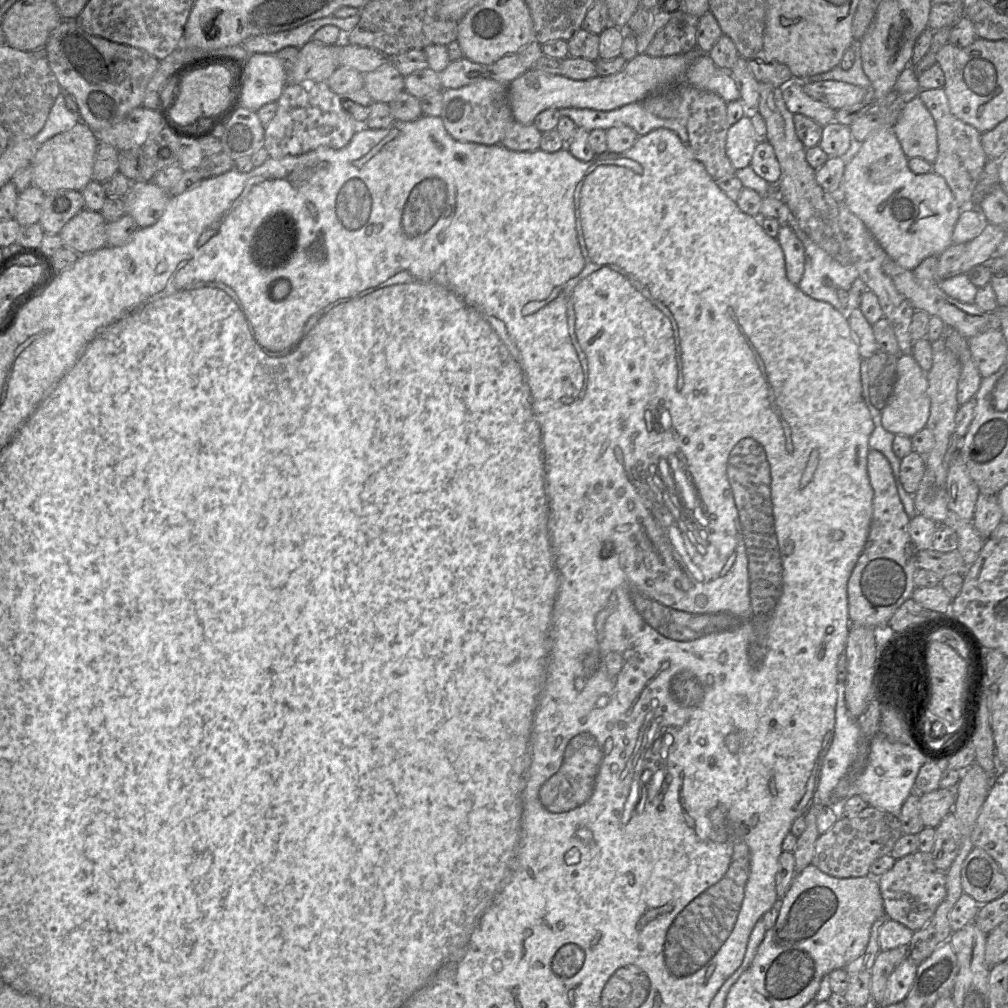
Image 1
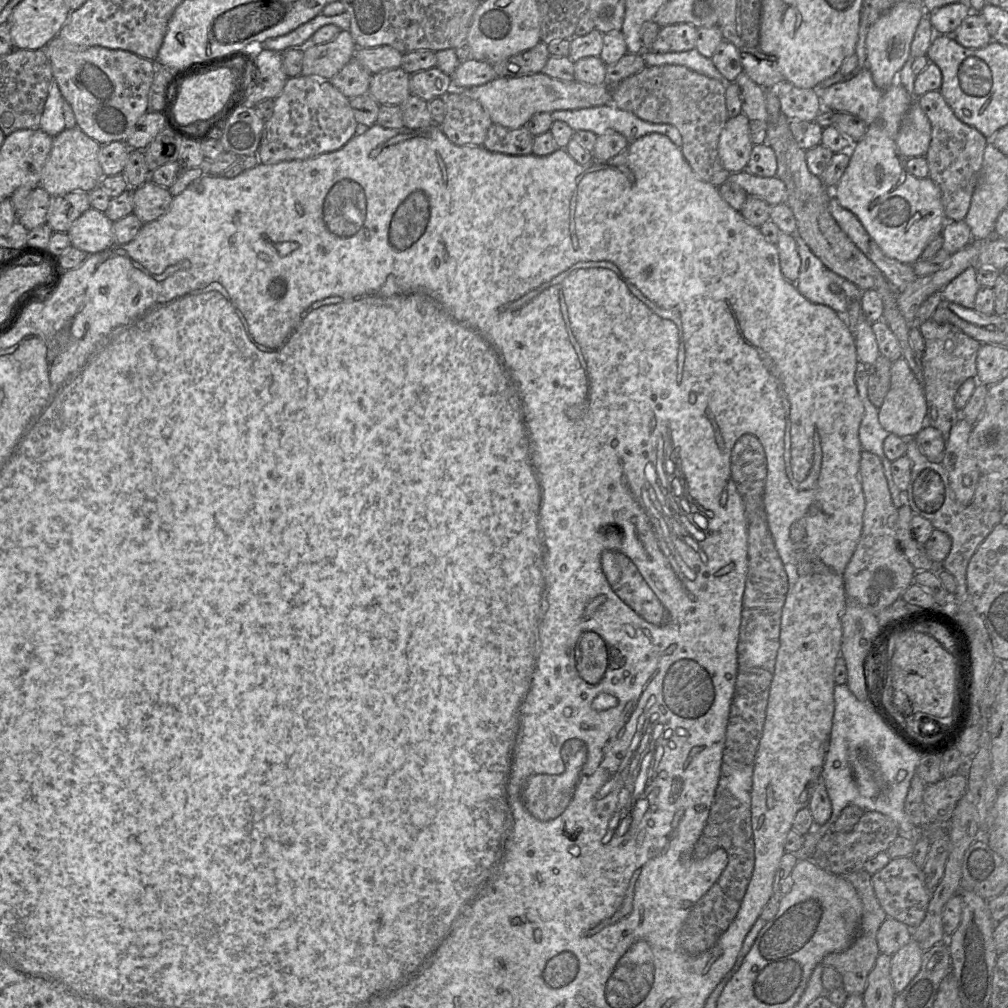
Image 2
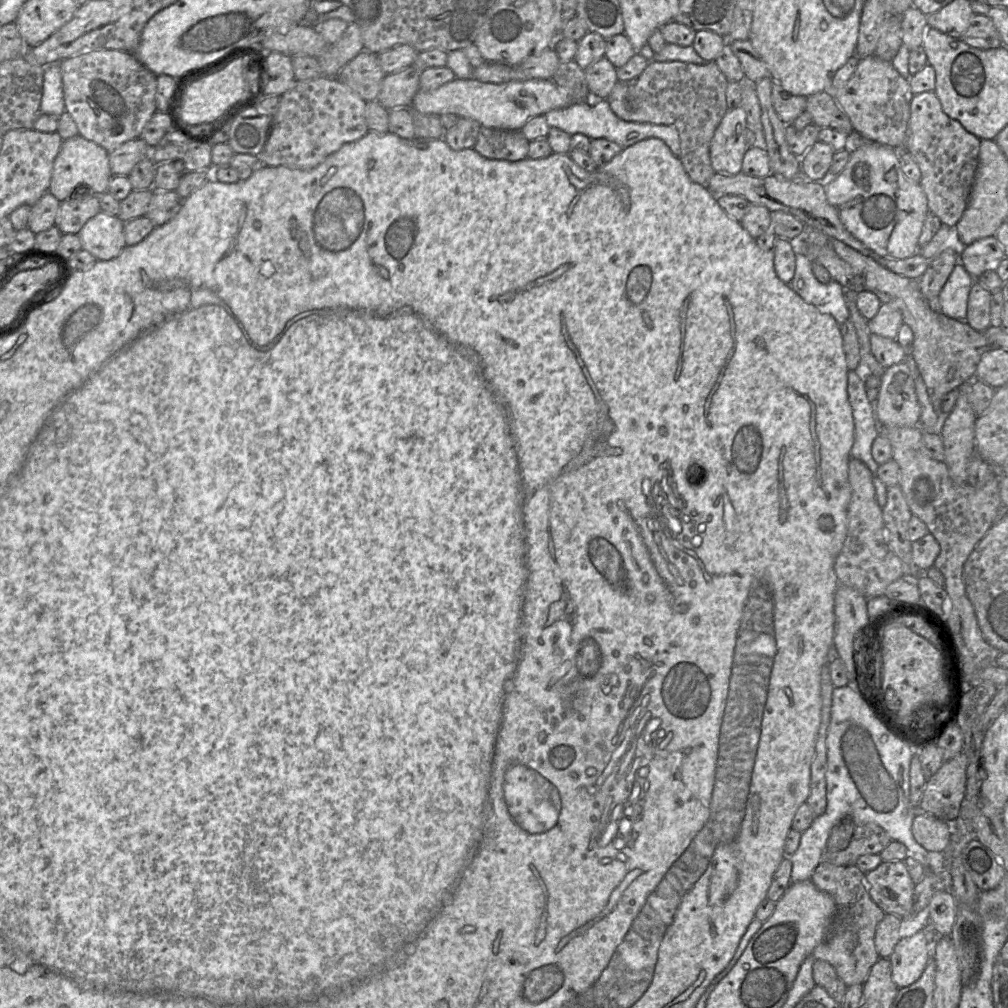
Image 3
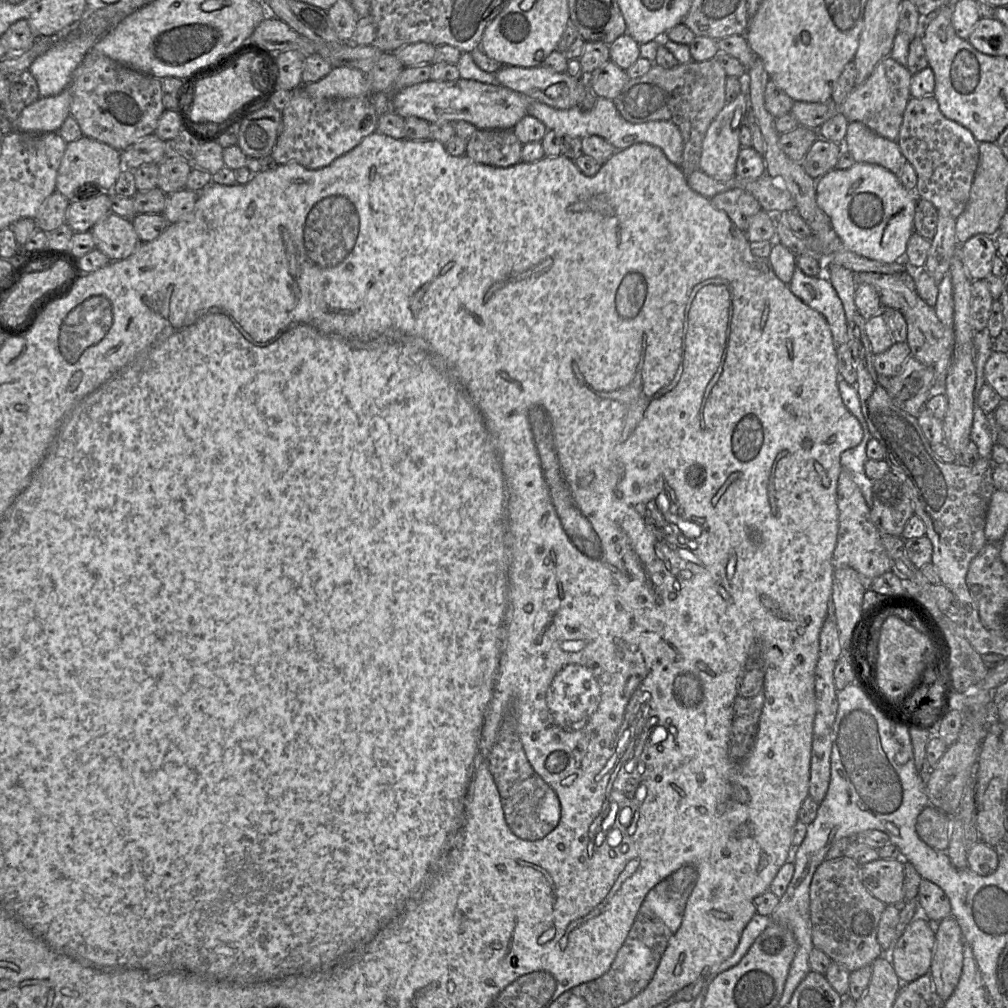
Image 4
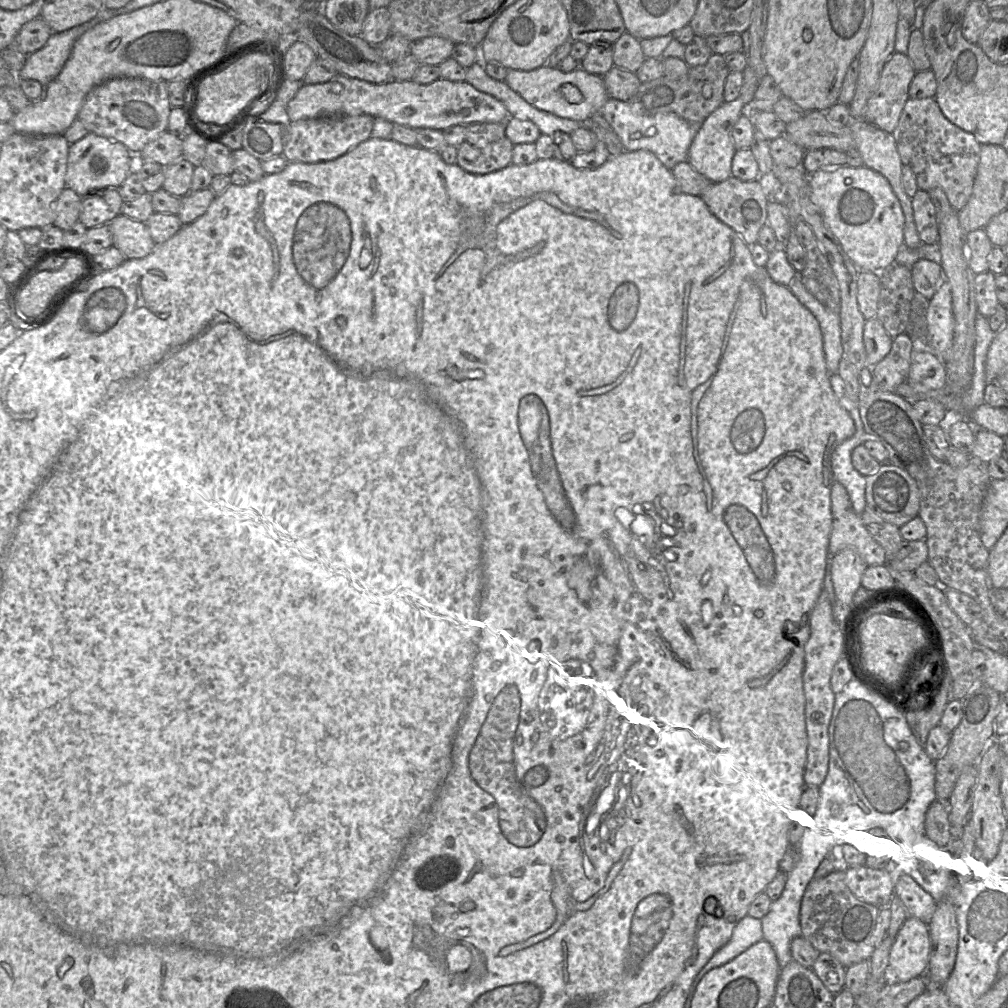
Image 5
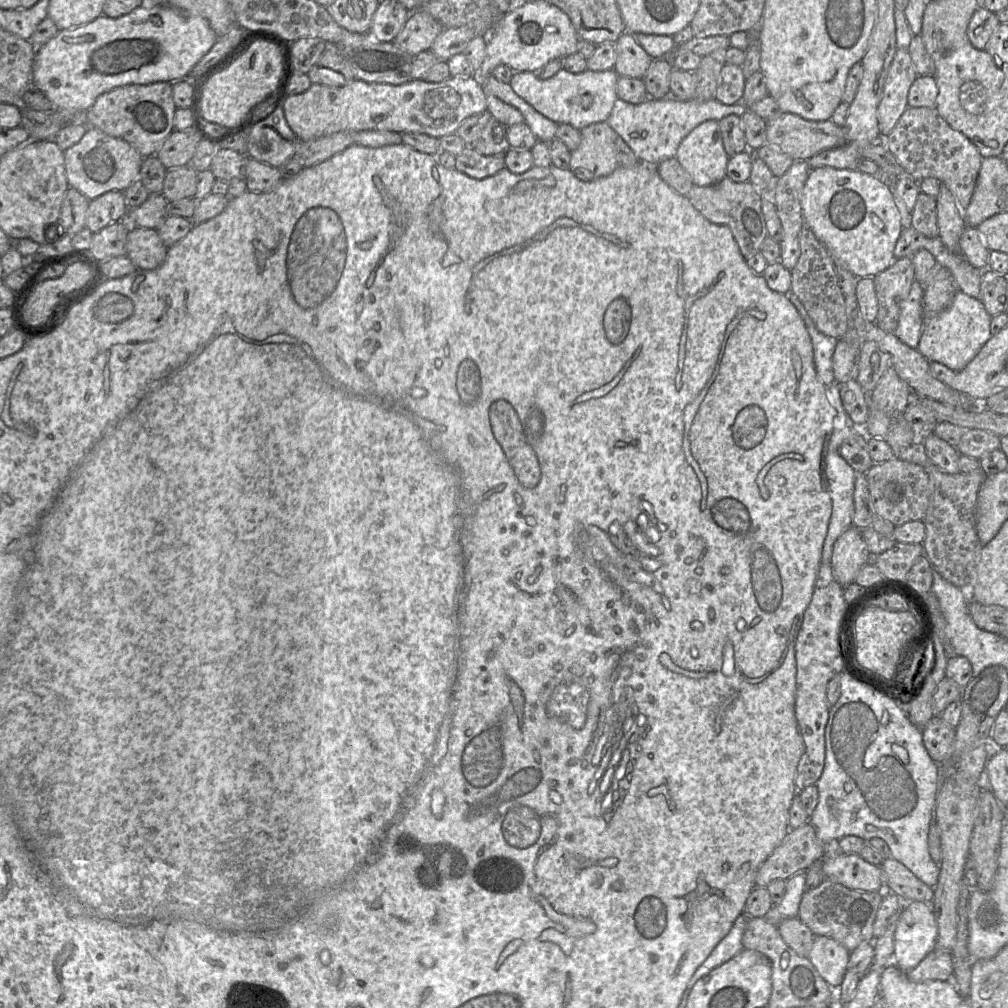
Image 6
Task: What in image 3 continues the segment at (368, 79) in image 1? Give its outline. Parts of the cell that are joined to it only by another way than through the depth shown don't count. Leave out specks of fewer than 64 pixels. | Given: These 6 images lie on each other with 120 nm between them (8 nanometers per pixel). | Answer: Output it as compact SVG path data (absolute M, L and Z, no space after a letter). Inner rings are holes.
M414 66L386 74L377 101L387 110L411 106L420 89L421 71Z

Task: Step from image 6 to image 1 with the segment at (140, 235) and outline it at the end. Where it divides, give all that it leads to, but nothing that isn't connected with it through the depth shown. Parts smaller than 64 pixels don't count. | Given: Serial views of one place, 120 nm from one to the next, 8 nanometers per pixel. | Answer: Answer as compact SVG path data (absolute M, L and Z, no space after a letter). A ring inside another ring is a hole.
M82 209L60 231L63 246L72 249L78 255L105 246L106 223L101 212Z

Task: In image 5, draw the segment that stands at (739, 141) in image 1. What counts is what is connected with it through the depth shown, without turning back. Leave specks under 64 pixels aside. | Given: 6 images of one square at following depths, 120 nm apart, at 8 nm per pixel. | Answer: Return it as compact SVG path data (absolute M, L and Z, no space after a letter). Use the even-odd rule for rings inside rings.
M747 66L743 71L743 85L738 97L714 110L702 123L691 142L688 163L712 183L722 182L732 176L732 159L737 151L732 139L732 129L738 119L748 113L759 81L754 70Z

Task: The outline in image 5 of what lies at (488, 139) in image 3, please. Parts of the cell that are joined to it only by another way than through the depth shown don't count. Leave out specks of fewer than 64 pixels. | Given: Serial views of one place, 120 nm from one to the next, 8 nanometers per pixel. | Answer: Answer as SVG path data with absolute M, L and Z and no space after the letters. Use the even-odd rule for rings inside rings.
M507 137L484 147L463 142L457 147L456 164L472 174L488 174L512 164L513 147Z

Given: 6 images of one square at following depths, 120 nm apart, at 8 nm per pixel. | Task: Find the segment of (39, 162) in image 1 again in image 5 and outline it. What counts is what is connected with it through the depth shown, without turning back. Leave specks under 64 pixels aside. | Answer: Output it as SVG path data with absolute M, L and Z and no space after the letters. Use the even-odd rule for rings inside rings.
M89 132L82 139L69 145L66 187L83 197L97 189L118 188L135 169L136 163L136 156L123 143Z

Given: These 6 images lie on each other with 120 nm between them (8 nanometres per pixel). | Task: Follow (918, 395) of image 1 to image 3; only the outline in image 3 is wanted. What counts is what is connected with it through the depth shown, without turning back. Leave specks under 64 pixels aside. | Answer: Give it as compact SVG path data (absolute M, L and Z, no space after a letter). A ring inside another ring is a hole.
M903 361L886 368L874 402L874 415L879 425L919 426L920 412L915 381L908 364Z

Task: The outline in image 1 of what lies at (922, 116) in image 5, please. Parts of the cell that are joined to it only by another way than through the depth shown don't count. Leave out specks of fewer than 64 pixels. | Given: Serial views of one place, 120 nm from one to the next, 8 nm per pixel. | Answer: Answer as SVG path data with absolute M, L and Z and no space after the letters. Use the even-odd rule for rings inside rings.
M943 88L920 90L918 96L932 115L937 130L938 154L932 164L932 171L946 180L962 210L972 202L974 190L988 162L981 144L981 133L952 114Z

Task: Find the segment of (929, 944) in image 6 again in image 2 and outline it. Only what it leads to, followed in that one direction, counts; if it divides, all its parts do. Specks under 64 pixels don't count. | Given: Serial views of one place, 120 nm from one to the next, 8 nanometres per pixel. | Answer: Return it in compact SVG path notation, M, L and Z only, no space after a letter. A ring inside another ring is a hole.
M911 940L891 956L890 975L896 993L900 993L919 972L923 952Z

